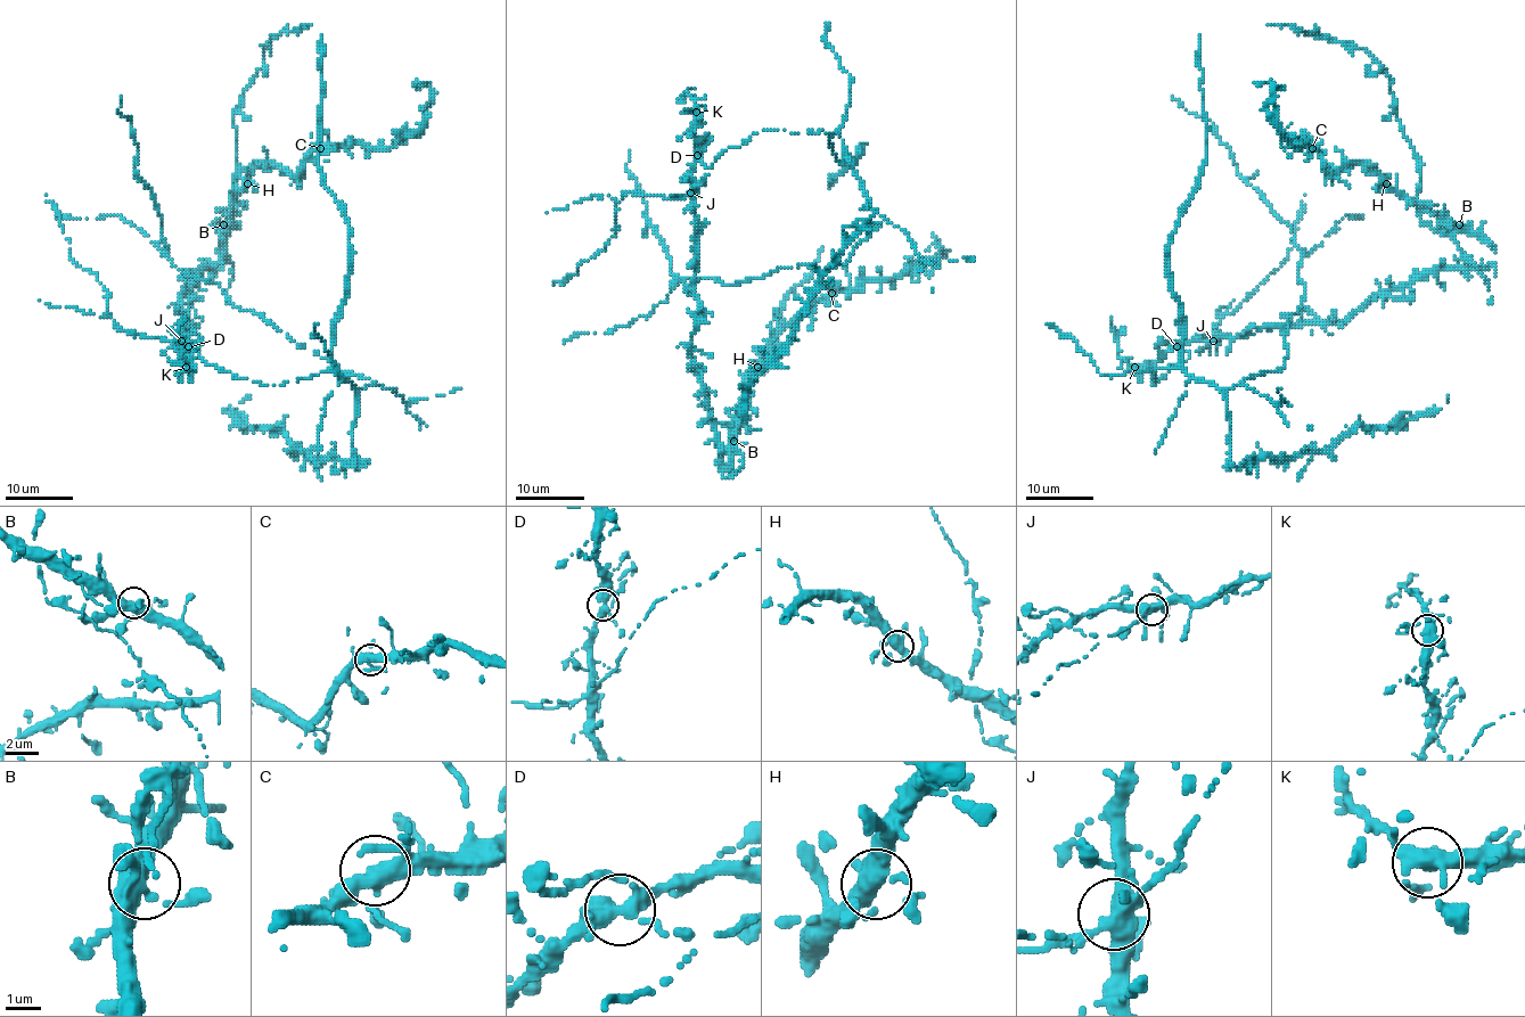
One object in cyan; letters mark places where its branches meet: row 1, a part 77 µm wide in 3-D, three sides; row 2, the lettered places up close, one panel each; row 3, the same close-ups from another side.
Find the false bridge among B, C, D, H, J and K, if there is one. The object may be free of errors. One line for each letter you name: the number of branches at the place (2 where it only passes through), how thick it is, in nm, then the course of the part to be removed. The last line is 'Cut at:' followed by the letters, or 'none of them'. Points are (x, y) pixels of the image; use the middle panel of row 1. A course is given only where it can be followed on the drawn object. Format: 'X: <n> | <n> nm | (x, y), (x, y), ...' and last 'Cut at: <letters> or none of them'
J: 5 | 400 nm | (690, 193), (718, 156), (757, 132), (837, 131), (883, 216), (834, 269), (679, 283), (625, 166), (630, 152)
Cut at: J

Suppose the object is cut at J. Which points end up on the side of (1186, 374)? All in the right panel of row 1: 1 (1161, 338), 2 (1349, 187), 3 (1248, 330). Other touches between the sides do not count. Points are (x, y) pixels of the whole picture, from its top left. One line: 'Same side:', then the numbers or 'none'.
Same side: none

